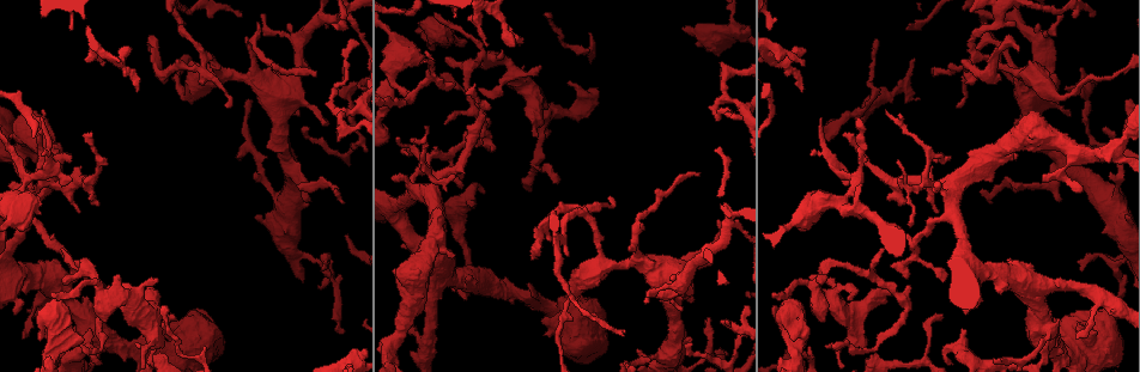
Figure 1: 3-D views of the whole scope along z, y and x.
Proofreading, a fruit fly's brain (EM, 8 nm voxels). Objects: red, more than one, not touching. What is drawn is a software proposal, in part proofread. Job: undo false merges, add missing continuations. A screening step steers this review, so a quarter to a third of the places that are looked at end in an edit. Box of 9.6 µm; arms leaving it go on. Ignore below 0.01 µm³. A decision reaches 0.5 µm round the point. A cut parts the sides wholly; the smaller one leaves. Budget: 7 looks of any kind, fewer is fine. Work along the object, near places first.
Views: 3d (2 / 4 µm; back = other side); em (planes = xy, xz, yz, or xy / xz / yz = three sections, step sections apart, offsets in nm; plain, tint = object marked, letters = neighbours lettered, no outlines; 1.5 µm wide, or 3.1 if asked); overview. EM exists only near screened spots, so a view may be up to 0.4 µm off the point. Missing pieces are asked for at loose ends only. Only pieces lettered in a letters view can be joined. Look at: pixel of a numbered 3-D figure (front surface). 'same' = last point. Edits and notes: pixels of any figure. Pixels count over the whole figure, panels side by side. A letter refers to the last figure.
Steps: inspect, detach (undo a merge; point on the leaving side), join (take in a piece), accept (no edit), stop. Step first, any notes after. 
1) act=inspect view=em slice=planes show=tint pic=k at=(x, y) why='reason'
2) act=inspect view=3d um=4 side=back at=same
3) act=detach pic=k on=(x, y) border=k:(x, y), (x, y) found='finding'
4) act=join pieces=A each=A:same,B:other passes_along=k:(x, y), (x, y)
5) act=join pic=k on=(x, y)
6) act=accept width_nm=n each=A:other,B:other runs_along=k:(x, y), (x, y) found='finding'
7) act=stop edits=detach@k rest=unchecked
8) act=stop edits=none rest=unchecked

act=inspect view=em slice=planes show=letters pic=1 at=(1013, 122) why='tapers out'

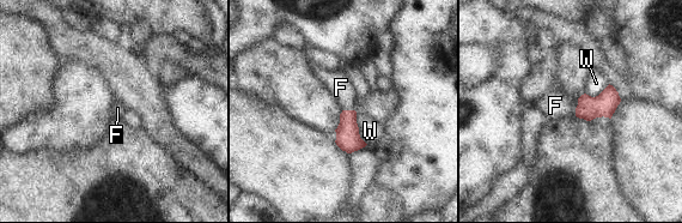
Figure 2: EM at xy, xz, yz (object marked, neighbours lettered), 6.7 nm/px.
act=join pieces=F longest_contact=W:220nm each=F:same,W:other found='the neuron continues'

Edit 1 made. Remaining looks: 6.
act=inspect view=overview why='see it whole again'

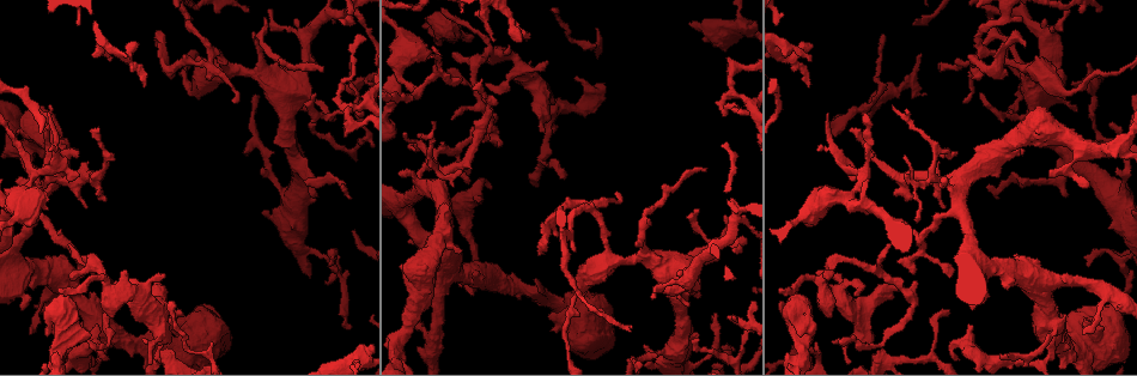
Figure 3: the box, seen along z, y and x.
act=inspect view=em slice=xy step=8 show=letters pic=3 at=(902, 158) why='tapers out'

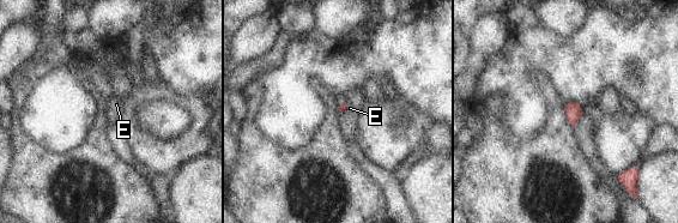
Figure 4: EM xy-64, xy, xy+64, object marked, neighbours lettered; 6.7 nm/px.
act=inspect view=em slice=planes show=letters at=same

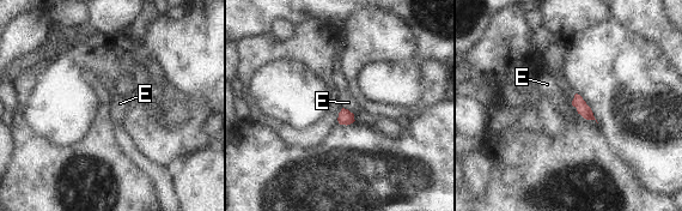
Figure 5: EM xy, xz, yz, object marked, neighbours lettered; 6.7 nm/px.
act=accept each=E:other border=5:(343, 107), (348, 110) found='no lettered piece goes on from it'

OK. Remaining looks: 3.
act=inspect view=em slice=planes show=letters pic=3 at=(875, 267) why='arms part here'

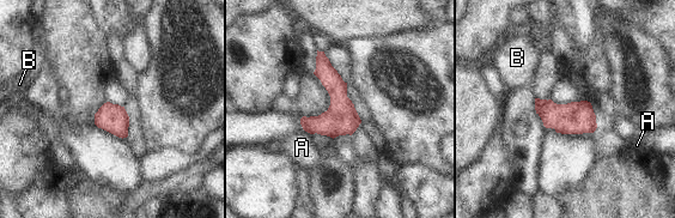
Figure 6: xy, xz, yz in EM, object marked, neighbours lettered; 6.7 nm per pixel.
act=accept longest_contact=A:50nm each=A:other,B:other border=6:(305, 131), (310, 134) found='one neuron here'

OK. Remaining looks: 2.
act=stop edits=join@2 rest=unchecked

